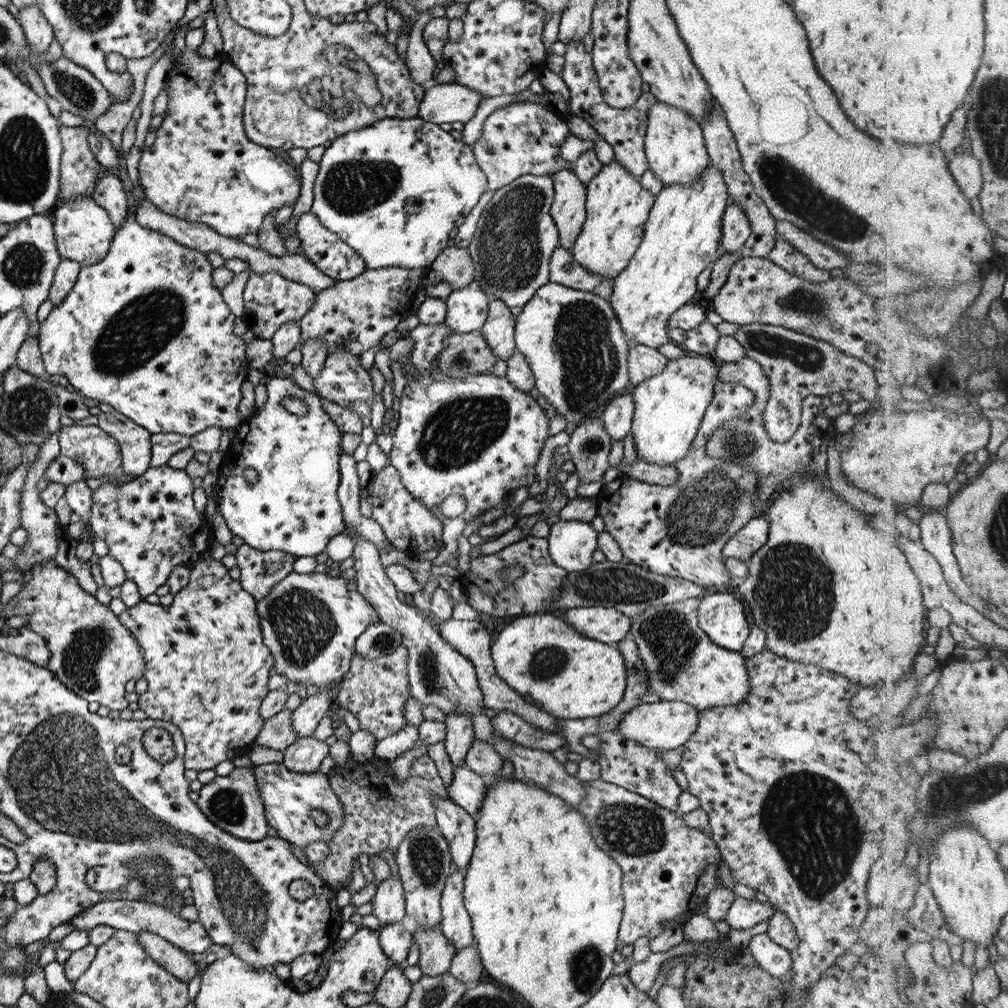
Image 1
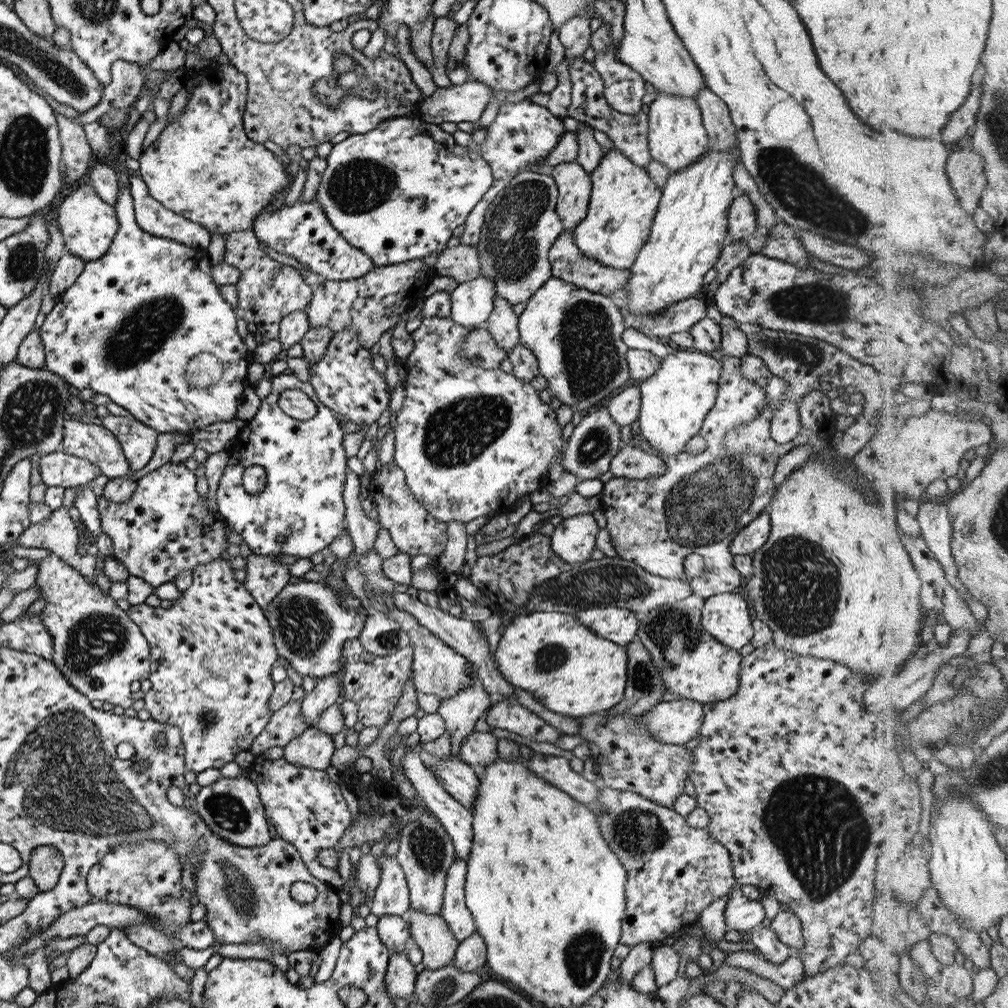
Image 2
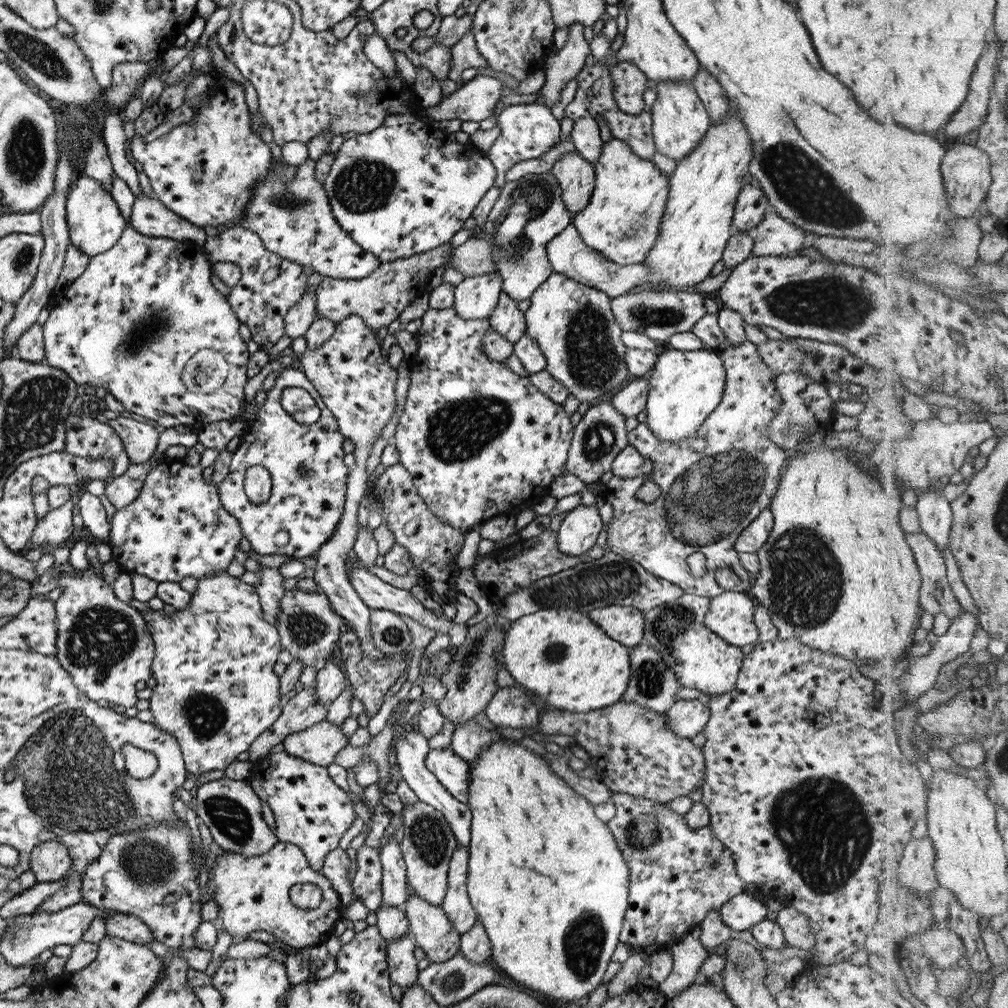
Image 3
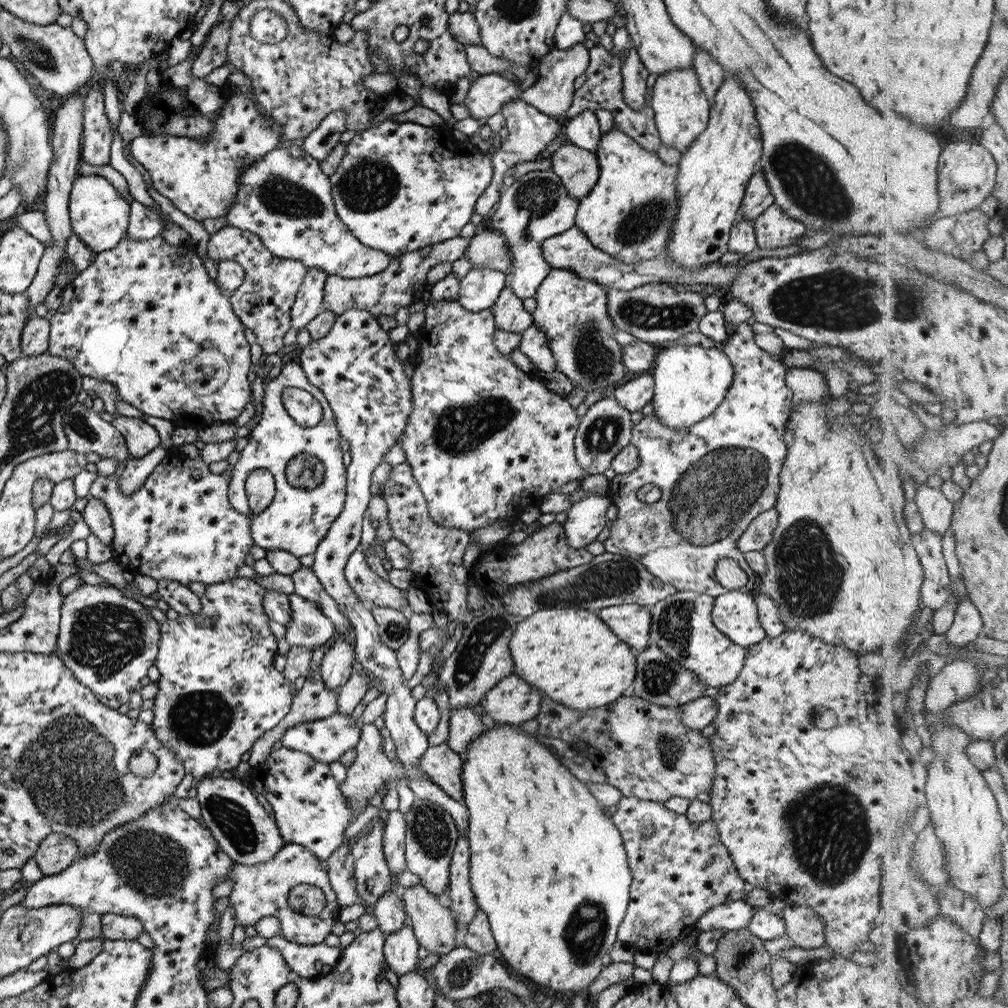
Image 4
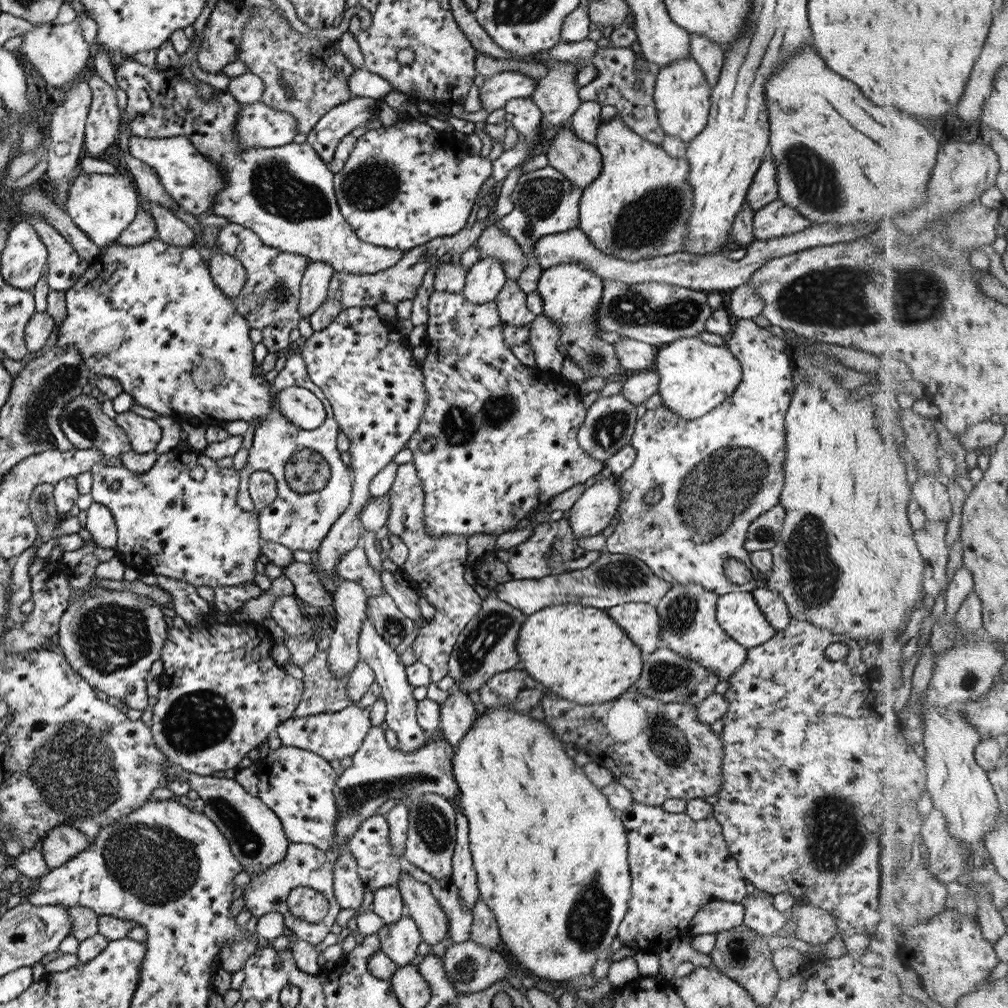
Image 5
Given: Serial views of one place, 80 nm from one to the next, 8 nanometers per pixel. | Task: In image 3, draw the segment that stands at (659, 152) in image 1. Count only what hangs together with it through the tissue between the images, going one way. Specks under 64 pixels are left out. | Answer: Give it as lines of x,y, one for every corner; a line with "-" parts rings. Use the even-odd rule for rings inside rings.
659,81
656,83
656,98
649,107
651,130
655,152
679,162
689,156
710,125
705,107
698,99
692,81

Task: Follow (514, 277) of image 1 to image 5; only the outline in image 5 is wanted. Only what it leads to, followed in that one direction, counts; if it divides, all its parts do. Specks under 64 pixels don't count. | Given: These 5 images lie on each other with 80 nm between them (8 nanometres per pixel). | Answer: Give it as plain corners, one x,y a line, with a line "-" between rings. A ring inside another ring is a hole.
551,166
521,174
517,180
513,198
513,209
507,215
493,221
499,230
513,238
526,258
526,267
515,284
527,295
536,290
539,275
543,268
534,259
532,244
542,236
565,232
577,227
578,204
582,190
577,190

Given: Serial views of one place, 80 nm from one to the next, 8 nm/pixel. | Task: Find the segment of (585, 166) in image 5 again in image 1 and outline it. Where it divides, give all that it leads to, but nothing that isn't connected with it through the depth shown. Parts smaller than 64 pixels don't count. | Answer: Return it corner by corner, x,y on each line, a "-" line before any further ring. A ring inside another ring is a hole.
559,170
552,176
554,196
549,216
558,231
558,246
571,251
585,219
585,188
573,170

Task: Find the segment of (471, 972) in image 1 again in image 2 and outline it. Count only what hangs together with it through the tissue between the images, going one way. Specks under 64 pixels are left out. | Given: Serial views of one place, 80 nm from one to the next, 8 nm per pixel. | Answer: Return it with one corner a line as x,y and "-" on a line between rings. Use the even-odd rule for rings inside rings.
473,931
458,943
452,963
464,973
478,972
486,963
485,941
477,931

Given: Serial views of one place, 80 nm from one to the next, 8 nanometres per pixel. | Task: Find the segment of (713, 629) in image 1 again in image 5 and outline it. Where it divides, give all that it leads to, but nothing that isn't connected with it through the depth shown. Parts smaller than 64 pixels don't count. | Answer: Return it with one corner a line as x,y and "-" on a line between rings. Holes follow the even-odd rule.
733,591
718,595
715,618
723,632
743,649
761,645
776,634
750,592

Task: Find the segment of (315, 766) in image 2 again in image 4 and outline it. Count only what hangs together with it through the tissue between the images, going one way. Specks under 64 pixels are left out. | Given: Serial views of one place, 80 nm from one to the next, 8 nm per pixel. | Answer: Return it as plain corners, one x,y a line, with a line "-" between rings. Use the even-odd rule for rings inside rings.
333,713
331,716
319,720
303,721
301,724
294,724
286,728
280,738
281,746
289,750
301,751
308,754
309,758
329,765
338,761
339,756
345,754
347,750
353,750
358,743
362,725
360,718
353,722
351,713

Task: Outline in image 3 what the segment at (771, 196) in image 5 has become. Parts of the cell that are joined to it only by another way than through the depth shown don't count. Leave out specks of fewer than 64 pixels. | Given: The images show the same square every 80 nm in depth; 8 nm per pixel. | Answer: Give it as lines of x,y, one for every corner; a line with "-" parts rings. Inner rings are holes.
756,182
744,184
733,208
732,231
752,233
767,209
769,209
767,197
763,196

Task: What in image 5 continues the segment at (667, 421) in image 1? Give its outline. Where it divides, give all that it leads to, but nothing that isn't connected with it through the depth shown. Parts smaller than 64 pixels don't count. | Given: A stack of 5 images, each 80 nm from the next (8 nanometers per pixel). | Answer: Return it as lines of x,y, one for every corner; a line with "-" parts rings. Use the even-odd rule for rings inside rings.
681,337
659,347
654,353
653,370
659,377
661,405
680,419
693,420
721,404
742,381
739,361
722,345
710,345
698,337

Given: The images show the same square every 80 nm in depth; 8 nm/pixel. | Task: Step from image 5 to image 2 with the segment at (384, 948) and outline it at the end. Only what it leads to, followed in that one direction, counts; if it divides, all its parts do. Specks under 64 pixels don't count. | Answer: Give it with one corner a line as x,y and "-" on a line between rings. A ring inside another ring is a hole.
406,951
392,952
388,956
384,983
390,1000
411,997
414,993
416,973

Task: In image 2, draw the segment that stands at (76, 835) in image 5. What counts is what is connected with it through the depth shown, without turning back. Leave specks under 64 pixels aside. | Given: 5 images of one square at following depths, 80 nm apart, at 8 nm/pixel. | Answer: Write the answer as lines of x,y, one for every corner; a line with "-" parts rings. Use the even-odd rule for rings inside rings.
41,845
31,851
28,860
28,876
33,879
39,892
46,891
57,882
64,860
62,854
49,845

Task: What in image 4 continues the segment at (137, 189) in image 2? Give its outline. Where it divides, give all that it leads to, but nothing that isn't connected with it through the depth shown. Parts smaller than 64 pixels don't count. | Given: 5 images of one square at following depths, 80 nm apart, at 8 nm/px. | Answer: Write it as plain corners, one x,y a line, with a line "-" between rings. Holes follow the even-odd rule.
132,200
129,205
129,219
126,236
131,240
149,240
159,237
165,230
169,218
155,209

